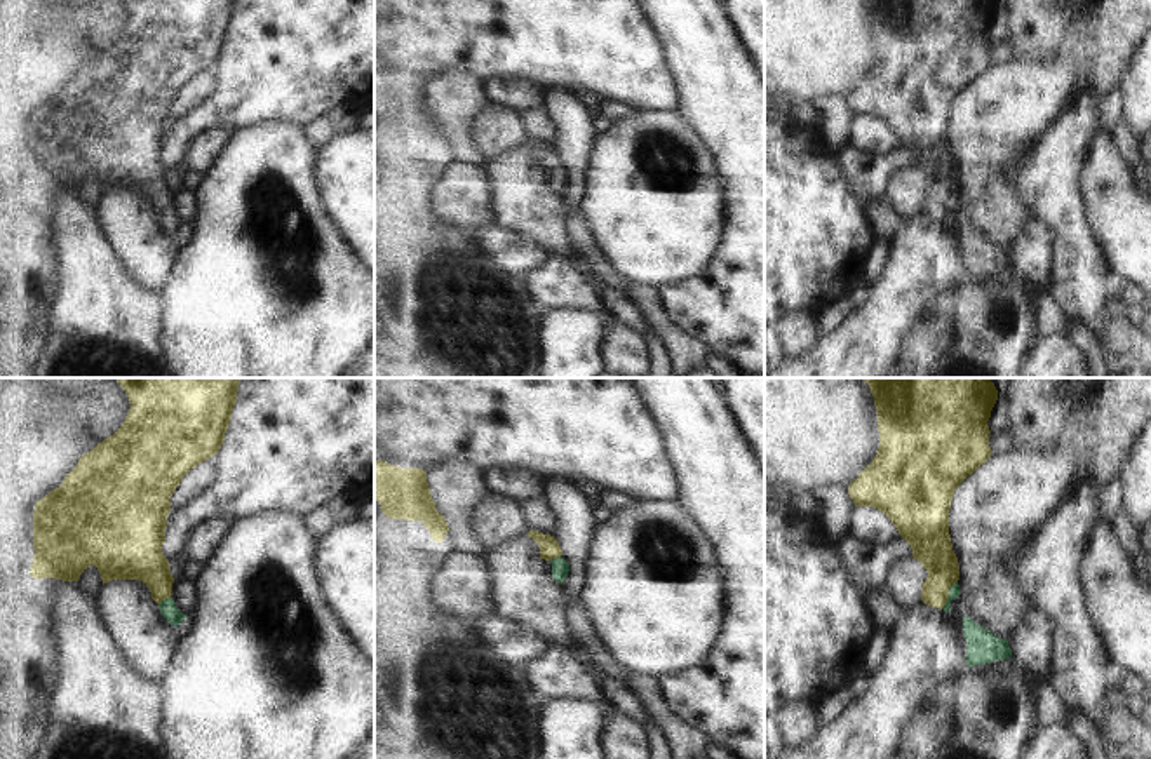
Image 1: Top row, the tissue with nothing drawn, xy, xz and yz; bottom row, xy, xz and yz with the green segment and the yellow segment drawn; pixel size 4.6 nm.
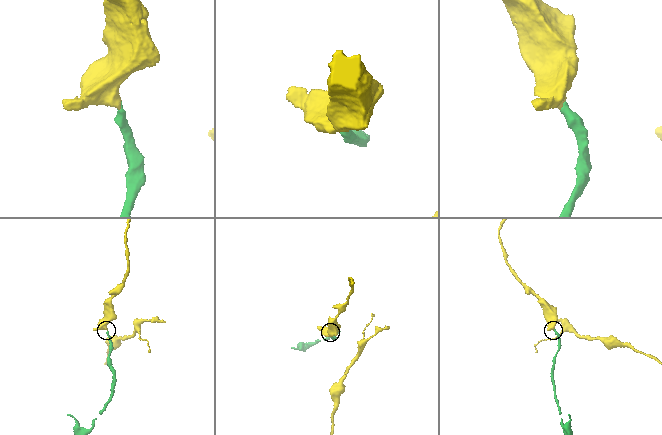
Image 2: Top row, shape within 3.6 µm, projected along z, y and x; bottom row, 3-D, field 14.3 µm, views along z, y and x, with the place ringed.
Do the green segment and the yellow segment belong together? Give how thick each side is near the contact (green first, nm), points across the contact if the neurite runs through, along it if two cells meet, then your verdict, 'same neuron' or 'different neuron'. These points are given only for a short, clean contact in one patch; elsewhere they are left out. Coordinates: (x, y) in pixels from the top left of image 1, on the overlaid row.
50 nm thick on the green side, 180 nm on the other; runs through yz (955, 591), (949, 596), (932, 547); same neuron

